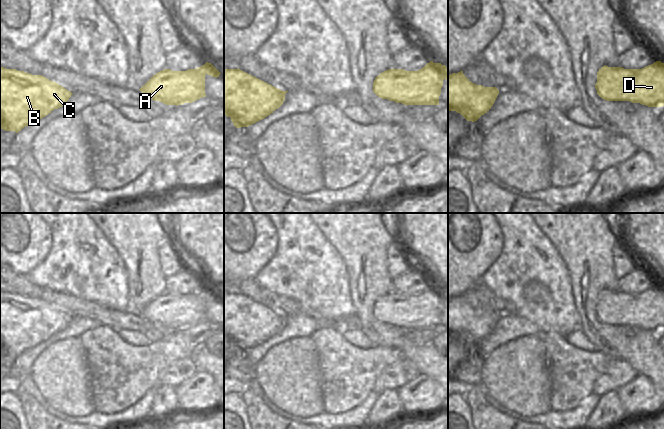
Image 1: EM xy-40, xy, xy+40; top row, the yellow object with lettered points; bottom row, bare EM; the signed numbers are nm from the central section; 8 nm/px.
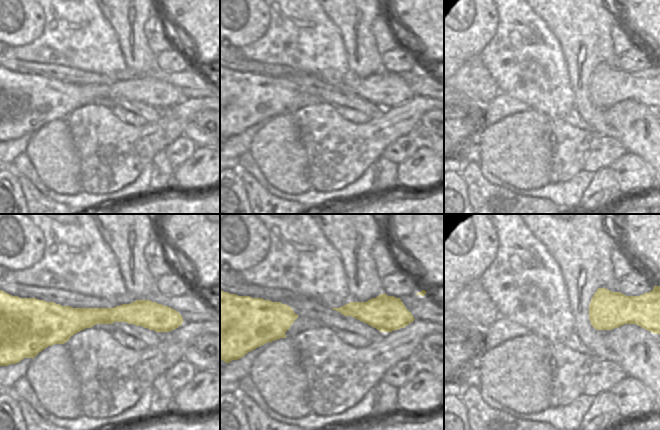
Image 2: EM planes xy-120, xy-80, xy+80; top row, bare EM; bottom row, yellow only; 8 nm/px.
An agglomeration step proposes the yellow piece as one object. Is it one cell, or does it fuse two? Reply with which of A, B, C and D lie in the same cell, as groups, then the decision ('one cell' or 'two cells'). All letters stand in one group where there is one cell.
groups A B C D; one cell

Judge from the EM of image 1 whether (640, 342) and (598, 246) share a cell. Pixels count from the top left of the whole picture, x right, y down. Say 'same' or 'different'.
same

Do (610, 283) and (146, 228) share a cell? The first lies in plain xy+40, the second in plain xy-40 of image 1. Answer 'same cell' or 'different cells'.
same cell

